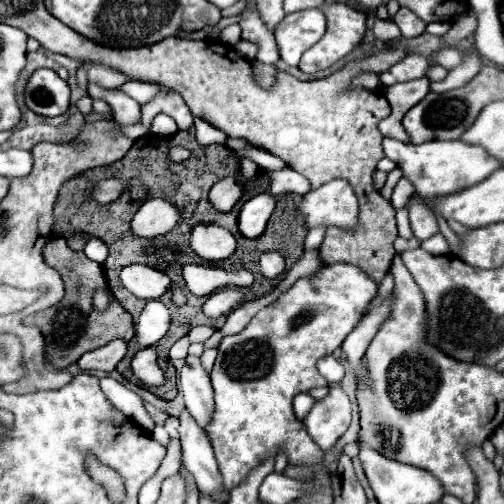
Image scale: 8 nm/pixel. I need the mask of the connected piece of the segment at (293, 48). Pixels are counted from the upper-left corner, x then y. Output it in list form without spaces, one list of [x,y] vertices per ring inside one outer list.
[[[310,8],[288,14],[274,32],[282,60],[288,66],[298,66],[304,50],[316,44],[324,36],[324,30],[326,16],[322,8]]]

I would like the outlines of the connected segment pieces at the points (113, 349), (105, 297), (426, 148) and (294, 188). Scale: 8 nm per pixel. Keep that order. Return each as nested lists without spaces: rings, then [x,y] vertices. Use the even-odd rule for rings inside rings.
[[[116,338],[112,342],[108,342],[106,346],[84,354],[76,364],[82,370],[102,370],[102,372],[110,372],[116,368],[116,364],[124,358],[126,354],[126,346],[128,342],[122,338]]]
[[[96,290],[94,292],[94,308],[96,310],[106,310],[112,300],[114,300],[114,296],[108,290]]]
[[[384,138],[382,146],[384,154],[400,168],[404,168],[404,176],[414,184],[416,194],[426,202],[434,202],[440,196],[466,190],[486,180],[494,170],[500,168],[500,162],[490,156],[482,146],[462,140],[430,140],[424,144],[402,144],[394,138]]]
[[[280,170],[280,172],[266,172],[270,178],[270,186],[272,186],[272,194],[308,194],[310,192],[310,184],[304,176],[300,176],[294,170]]]

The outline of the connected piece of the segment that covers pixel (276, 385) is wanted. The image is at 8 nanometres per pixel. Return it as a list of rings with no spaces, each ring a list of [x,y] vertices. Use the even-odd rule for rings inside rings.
[[[326,264],[314,276],[298,280],[292,288],[282,292],[280,297],[266,308],[262,308],[250,324],[234,334],[226,336],[218,346],[218,358],[210,372],[214,386],[214,414],[210,426],[206,428],[212,442],[214,454],[218,458],[218,468],[222,474],[224,490],[232,490],[256,464],[262,464],[266,456],[276,456],[278,450],[284,450],[290,466],[318,466],[324,452],[308,436],[304,424],[294,416],[292,400],[300,392],[308,392],[318,386],[328,386],[328,382],[316,370],[316,360],[320,356],[332,354],[344,338],[352,332],[356,322],[362,318],[368,294],[378,294],[378,284],[354,264]]]

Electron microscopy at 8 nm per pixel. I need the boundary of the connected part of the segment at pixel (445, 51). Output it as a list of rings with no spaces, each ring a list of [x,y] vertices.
[[[440,48],[440,50],[436,50],[436,52],[432,54],[432,60],[434,60],[436,64],[444,66],[446,70],[450,70],[450,68],[454,68],[454,66],[458,66],[458,64],[462,62],[462,56],[460,56],[458,50],[454,50],[454,48]]]

